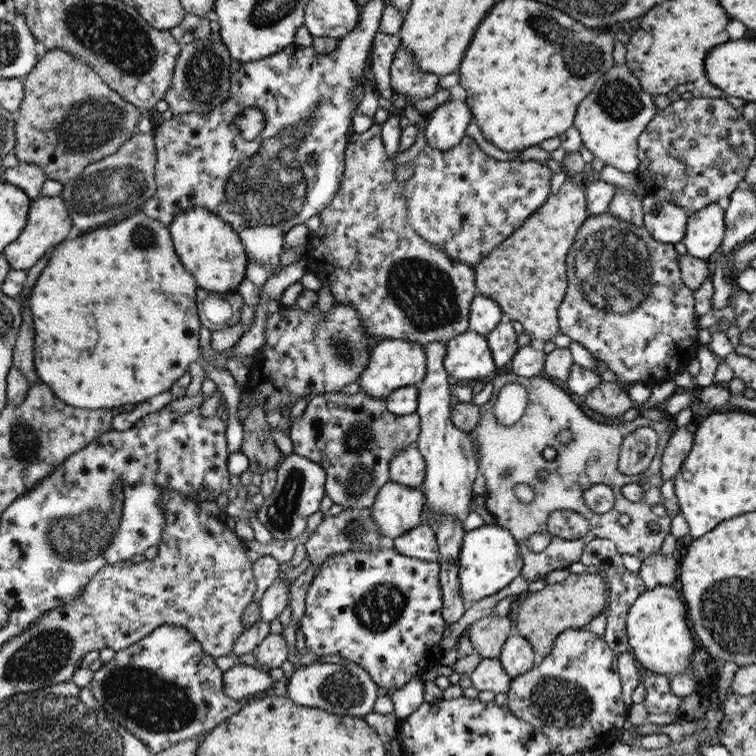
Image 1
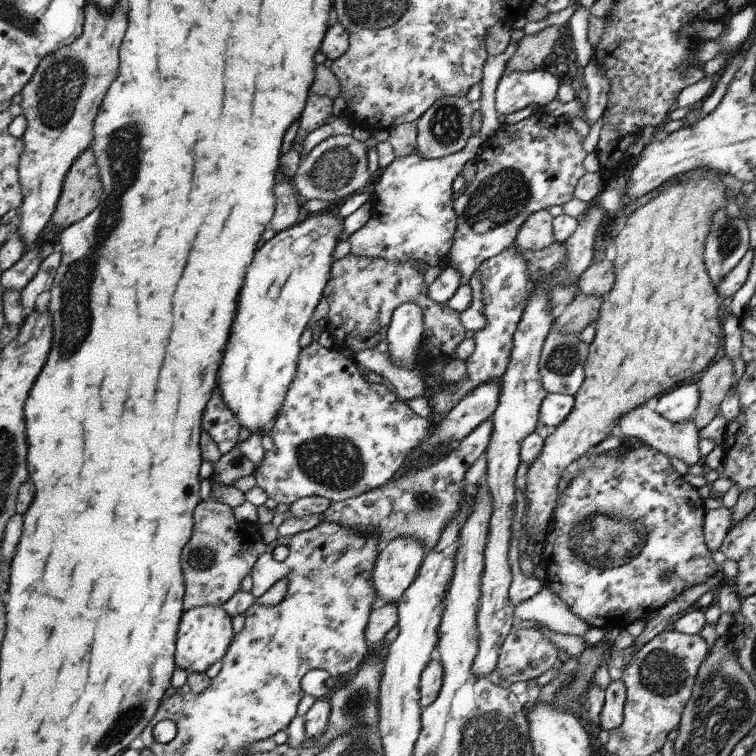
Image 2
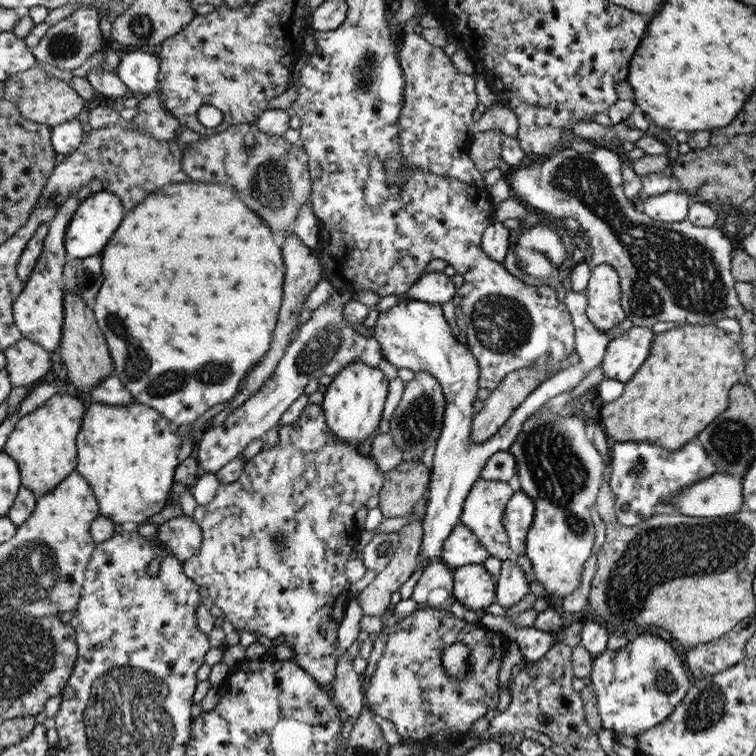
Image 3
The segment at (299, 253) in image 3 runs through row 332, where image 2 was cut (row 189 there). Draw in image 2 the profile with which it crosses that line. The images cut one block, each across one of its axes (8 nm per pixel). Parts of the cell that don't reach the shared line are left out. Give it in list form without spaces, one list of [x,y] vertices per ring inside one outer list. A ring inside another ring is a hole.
[[[278,177],[274,192],[276,192],[276,210],[270,220],[270,229],[279,233],[293,227],[305,213],[302,209],[303,201],[298,196],[292,181]]]

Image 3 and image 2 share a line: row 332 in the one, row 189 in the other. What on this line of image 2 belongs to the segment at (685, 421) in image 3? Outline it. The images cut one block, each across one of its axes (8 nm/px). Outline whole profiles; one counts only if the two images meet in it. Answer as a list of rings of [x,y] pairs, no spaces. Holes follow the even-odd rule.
[[[692,169],[677,176],[674,181],[668,180],[666,186],[662,188],[646,204],[640,205],[634,212],[627,216],[626,224],[619,234],[616,236],[616,258],[613,261],[615,270],[615,283],[613,289],[604,297],[599,317],[596,322],[596,333],[594,340],[589,344],[589,353],[584,363],[585,379],[582,386],[578,389],[578,392],[573,396],[575,403],[573,404],[572,412],[566,417],[566,420],[562,421],[556,428],[554,434],[545,438],[545,443],[542,447],[542,452],[537,456],[537,459],[529,466],[527,489],[524,492],[525,498],[527,498],[528,515],[527,515],[527,535],[540,534],[542,530],[546,529],[547,522],[551,520],[555,506],[558,501],[558,492],[556,488],[560,478],[572,468],[574,464],[582,455],[585,455],[591,451],[598,443],[604,440],[605,436],[616,432],[617,420],[626,414],[629,410],[636,408],[637,406],[644,405],[650,398],[660,397],[665,392],[675,389],[680,383],[686,383],[696,379],[698,372],[705,371],[708,368],[708,364],[712,362],[712,358],[716,356],[718,348],[720,348],[720,304],[722,301],[721,296],[718,294],[715,286],[710,280],[703,254],[705,251],[705,240],[708,238],[711,222],[713,216],[720,210],[724,209],[727,202],[727,192],[724,182],[718,171],[712,169]]]

